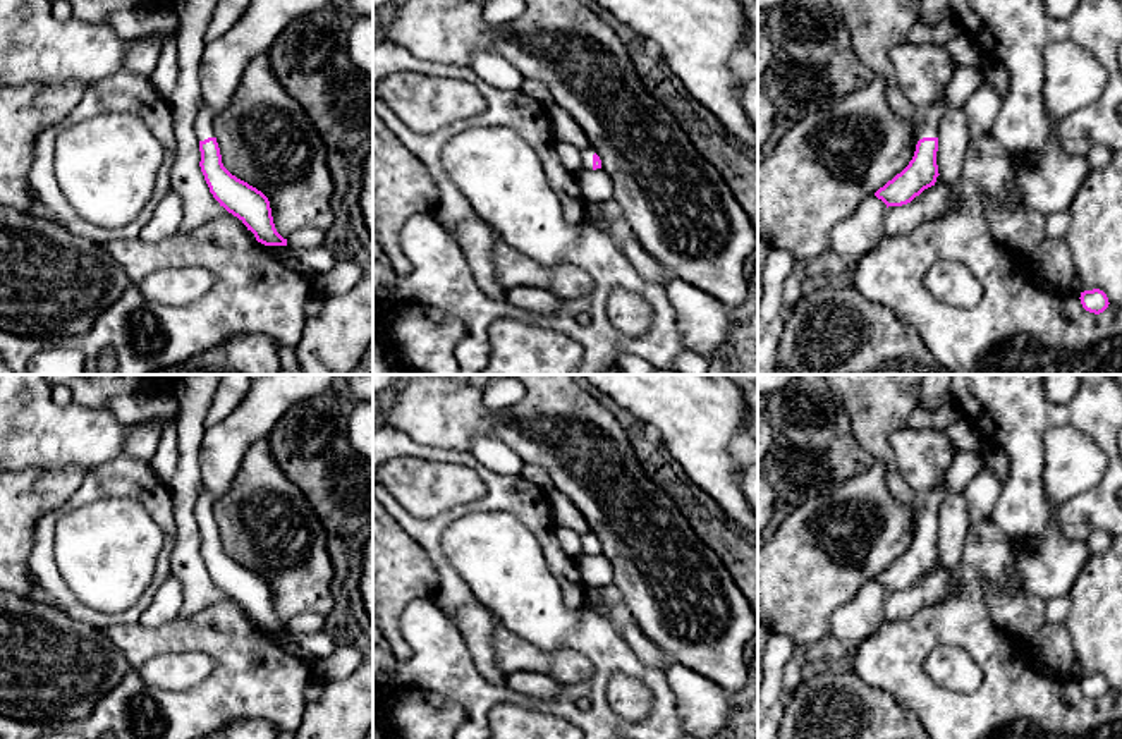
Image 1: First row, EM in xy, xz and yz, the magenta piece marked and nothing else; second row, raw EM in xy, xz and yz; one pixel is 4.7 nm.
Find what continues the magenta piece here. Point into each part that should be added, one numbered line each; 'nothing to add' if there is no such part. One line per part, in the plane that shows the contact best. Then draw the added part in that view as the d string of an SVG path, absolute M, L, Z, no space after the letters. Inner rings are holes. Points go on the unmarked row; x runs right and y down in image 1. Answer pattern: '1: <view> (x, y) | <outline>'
1: yz (964, 466) | M983 452L957 454L945 473L943 485L940 488L933 488L921 500L919 524L938 522L938 507L942 498L950 492L962 492L962 488L971 483L971 479L981 471L983 466Z

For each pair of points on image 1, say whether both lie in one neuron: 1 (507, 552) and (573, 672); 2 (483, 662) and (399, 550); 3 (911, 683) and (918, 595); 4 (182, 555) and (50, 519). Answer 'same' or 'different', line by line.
1: different
2: different
3: different
4: different

